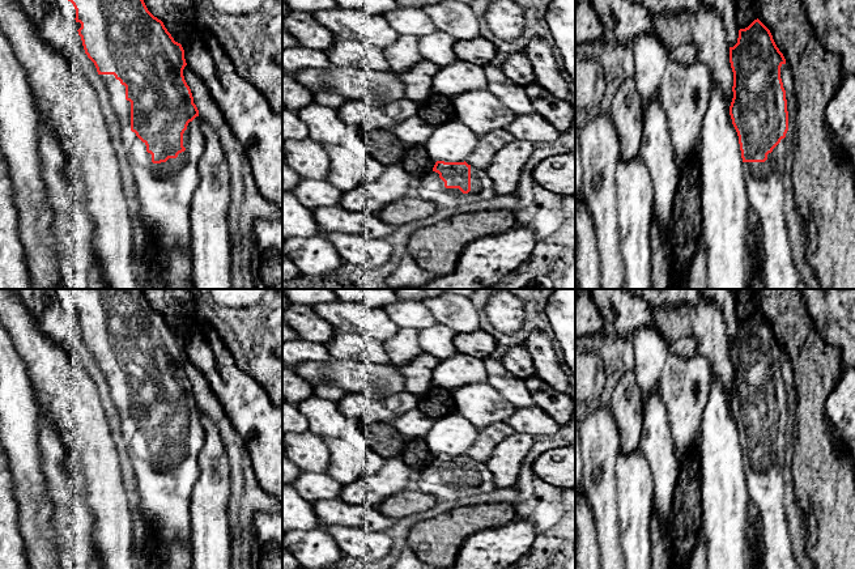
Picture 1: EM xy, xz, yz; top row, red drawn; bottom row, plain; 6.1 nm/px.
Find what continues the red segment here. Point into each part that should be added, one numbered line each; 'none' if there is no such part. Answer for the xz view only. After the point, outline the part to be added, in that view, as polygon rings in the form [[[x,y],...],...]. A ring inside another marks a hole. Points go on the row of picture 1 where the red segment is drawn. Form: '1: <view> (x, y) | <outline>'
1: xz (432, 187) | [[[471,166],[471,191],[463,194],[459,188],[446,188],[435,171],[420,179],[417,196],[431,201],[437,208],[455,208],[476,201],[488,201],[497,196],[494,184],[485,170]]]

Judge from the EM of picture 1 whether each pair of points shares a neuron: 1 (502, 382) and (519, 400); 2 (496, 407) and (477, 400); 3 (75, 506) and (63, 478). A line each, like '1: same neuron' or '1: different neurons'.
1: same neuron
2: same neuron
3: same neuron

